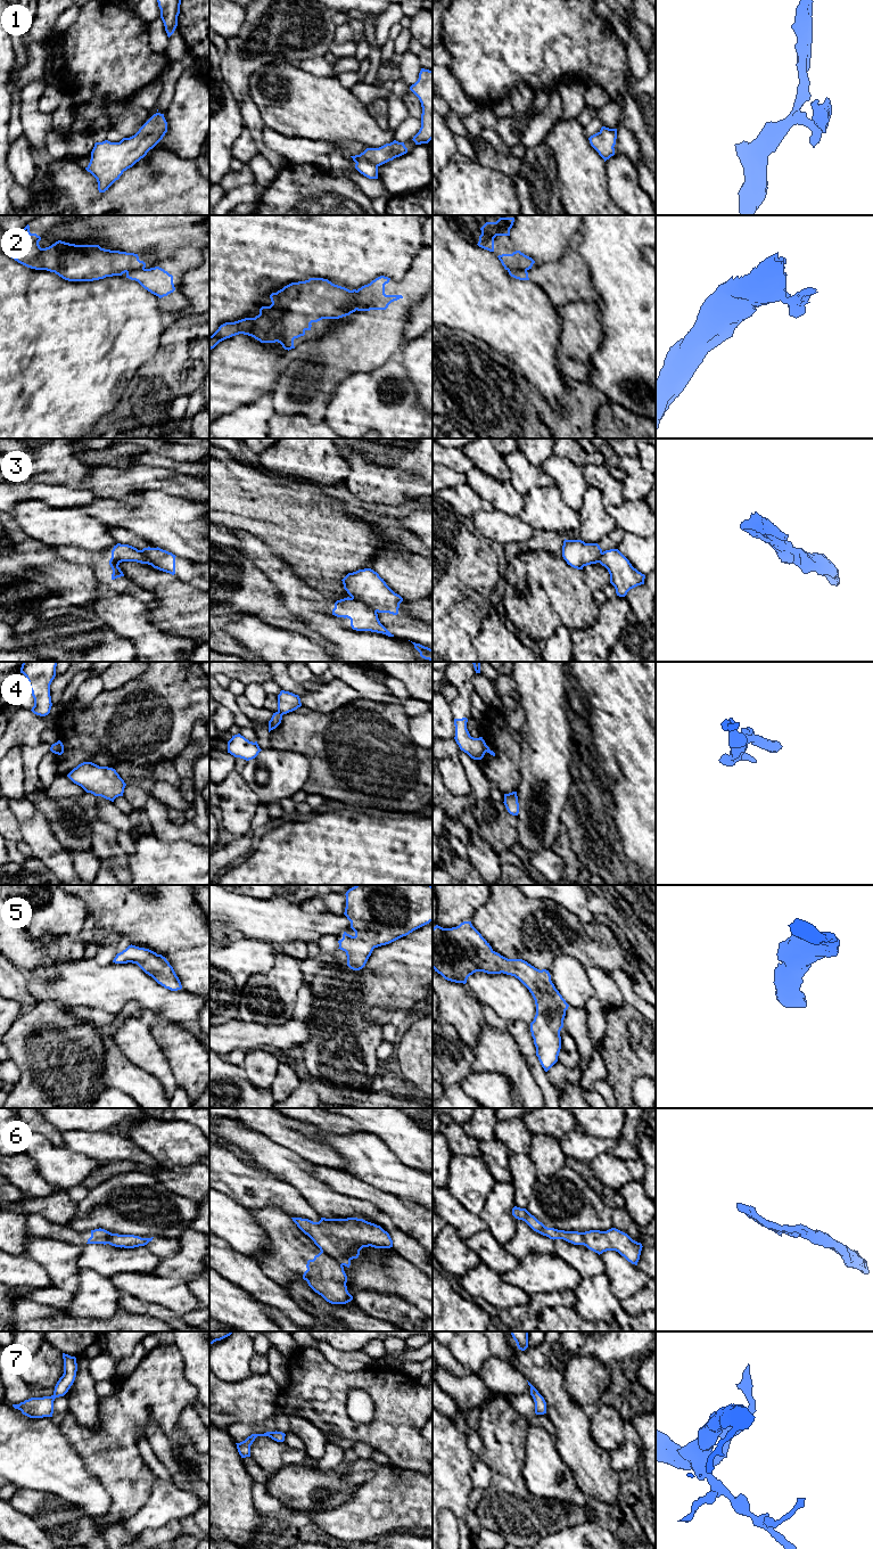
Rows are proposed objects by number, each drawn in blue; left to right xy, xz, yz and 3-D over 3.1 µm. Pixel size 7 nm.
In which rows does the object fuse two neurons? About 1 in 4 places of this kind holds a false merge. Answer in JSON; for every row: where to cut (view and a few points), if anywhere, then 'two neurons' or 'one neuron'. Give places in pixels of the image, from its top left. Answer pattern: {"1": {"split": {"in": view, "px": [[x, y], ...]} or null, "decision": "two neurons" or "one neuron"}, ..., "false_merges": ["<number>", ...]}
{"1": {"split": null, "decision": "one neuron"}, "2": {"split": {"in": "xz", "px": [[357, 291], [355, 309]]}, "decision": "two neurons"}, "3": {"split": {"in": "xz", "px": [[352, 597], [370, 606], [376, 612]]}, "decision": "two neurons"}, "4": {"split": {"in": "xz", "px": [[278, 711], [281, 715]]}, "decision": "two neurons"}, "5": {"split": null, "decision": "one neuron"}, "6": {"split": {"in": "xz", "px": [[321, 1250], [343, 1264]]}, "decision": "two neurons"}, "7": {"split": null, "decision": "one neuron"}, "false_merges": ["2", "3", "4", "6"]}

